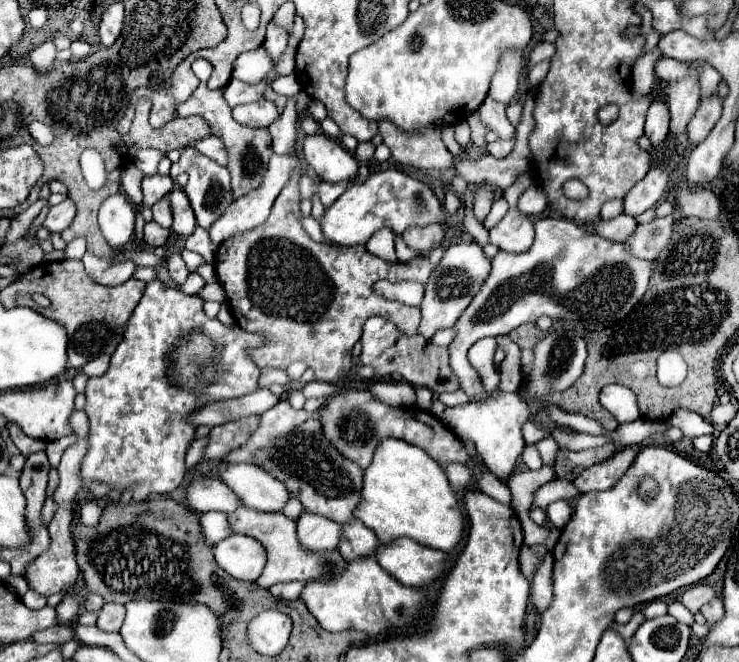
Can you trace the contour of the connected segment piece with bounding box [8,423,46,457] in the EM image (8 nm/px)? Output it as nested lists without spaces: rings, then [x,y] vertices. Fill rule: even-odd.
[[[8,423],[8,431],[10,431],[10,437],[12,437],[14,445],[26,457],[32,455],[32,453],[36,453],[36,451],[42,451],[46,447],[46,441],[42,441],[42,439],[30,439],[16,423]]]

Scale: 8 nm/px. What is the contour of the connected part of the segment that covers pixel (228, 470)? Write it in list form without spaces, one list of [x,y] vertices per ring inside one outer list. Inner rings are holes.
[[[220,463],[218,469],[220,469],[220,479],[250,509],[276,513],[276,511],[282,511],[286,501],[290,499],[286,485],[256,465]]]

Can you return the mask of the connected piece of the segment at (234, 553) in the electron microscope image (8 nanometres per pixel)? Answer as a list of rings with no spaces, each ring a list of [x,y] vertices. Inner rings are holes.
[[[230,535],[214,547],[216,563],[236,579],[256,581],[266,565],[266,549],[248,535]]]

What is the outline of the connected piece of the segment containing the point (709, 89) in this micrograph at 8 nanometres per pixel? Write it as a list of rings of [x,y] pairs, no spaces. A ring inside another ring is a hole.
[[[700,61],[696,65],[696,73],[698,73],[698,79],[700,79],[700,91],[702,91],[700,99],[712,97],[718,91],[722,75],[714,67],[710,67],[710,63],[706,63],[706,61]]]

